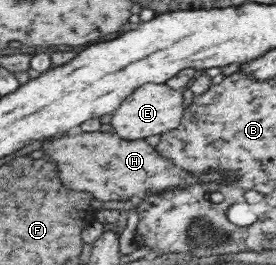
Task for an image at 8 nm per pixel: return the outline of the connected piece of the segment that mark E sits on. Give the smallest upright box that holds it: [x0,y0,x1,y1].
[112,83,185,141]

